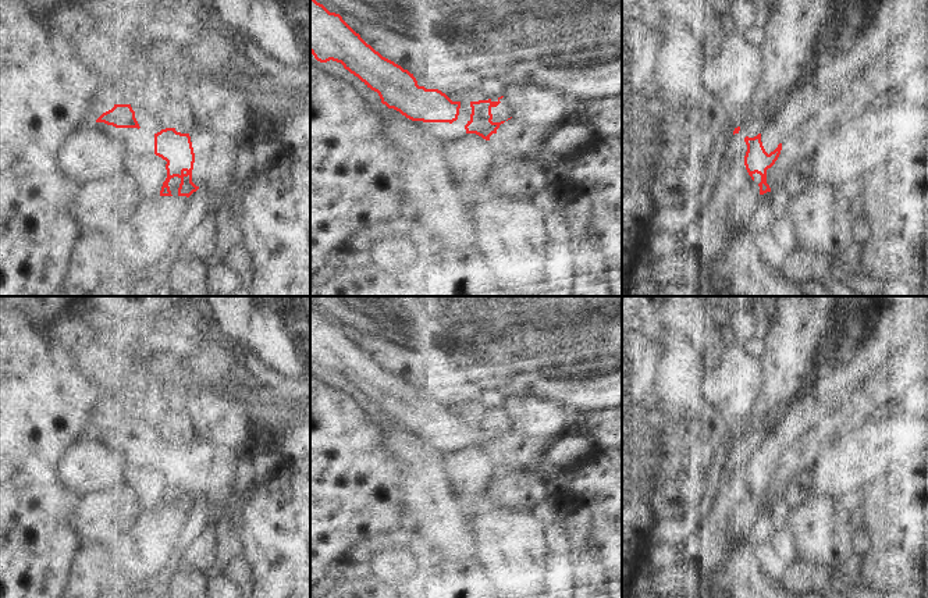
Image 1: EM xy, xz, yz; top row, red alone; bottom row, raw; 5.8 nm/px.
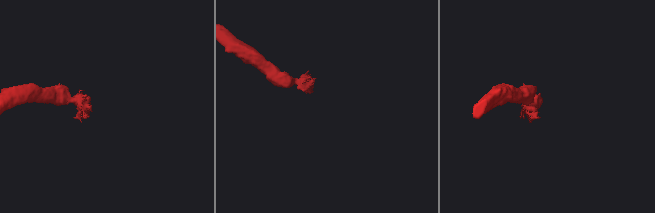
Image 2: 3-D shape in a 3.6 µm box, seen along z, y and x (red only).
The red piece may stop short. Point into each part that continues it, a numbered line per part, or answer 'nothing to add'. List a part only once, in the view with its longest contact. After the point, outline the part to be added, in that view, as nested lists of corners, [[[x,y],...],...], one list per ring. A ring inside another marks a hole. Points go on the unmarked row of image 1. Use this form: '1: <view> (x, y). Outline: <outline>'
1: xy (214, 467). Outline: [[[200,438],[189,448],[195,464],[192,494],[206,502],[210,517],[216,517],[217,522],[225,520],[227,501],[237,494],[234,477],[239,456]]]

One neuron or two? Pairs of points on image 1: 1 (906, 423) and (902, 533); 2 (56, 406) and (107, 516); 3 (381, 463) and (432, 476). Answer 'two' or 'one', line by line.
1: one
2: two
3: two

